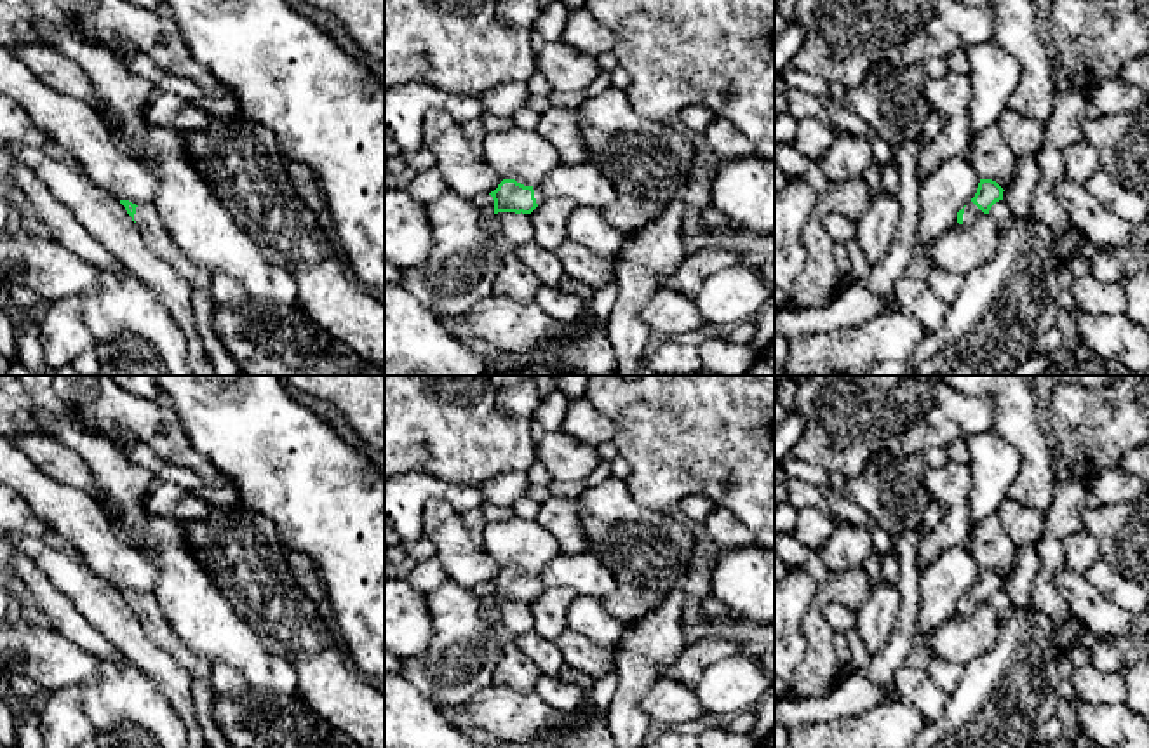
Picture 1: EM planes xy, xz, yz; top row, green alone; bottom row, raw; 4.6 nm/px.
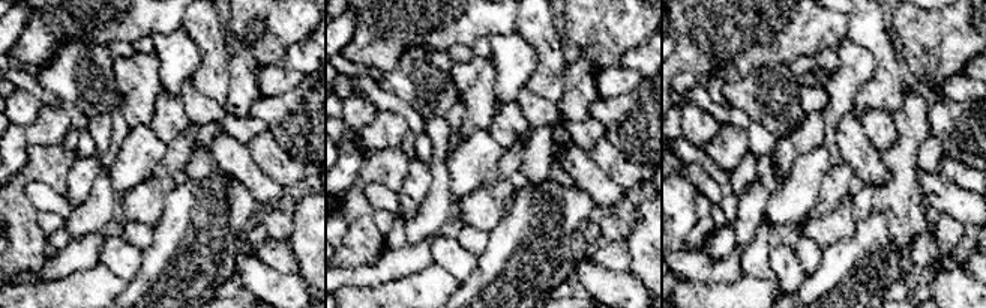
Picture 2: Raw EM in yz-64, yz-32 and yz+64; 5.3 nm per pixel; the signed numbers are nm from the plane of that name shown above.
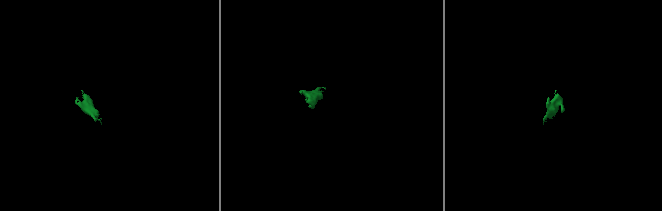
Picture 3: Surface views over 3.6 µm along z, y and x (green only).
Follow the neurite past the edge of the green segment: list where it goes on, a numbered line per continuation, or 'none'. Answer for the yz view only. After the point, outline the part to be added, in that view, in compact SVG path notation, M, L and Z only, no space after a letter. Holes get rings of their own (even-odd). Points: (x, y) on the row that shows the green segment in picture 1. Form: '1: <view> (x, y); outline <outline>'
1: yz (972, 211); outline M970 200L964 207L963 226L968 226L970 223L973 223L982 214L984 212Z

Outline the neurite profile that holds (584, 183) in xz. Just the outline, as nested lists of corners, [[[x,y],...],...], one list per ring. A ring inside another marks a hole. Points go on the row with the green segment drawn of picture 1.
[[[592,162],[559,164],[540,183],[545,198],[569,198],[578,207],[608,207],[618,193],[611,181]]]

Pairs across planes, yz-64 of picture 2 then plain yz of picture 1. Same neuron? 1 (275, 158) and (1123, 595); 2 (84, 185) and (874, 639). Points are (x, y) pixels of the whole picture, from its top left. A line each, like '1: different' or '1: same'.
1: same
2: same

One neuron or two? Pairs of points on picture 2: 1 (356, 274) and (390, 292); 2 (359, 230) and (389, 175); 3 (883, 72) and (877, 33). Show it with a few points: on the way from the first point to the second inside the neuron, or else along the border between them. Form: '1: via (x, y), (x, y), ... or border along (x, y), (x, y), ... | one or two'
1: border along (408, 274), (372, 286), (341, 287) | two
2: via (359, 212), (357, 187), (371, 175) | one
3: via (883, 63), (883, 50), (878, 42) | one

